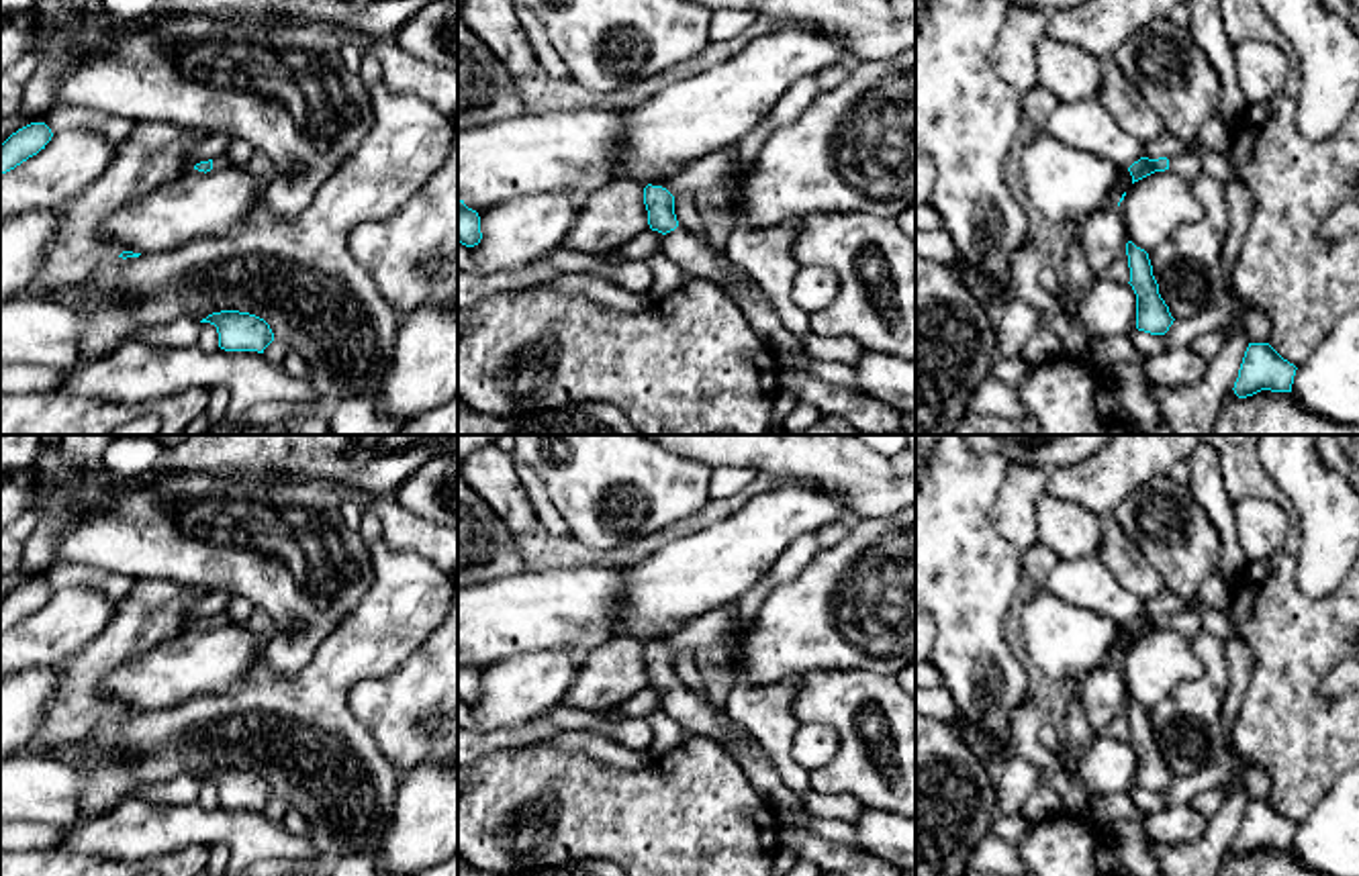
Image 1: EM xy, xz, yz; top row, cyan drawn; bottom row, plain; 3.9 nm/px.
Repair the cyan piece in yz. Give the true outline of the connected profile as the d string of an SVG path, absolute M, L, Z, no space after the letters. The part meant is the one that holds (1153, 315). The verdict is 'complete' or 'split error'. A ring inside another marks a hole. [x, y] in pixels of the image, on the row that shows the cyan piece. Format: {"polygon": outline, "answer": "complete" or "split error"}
{"polygon": "M1128 241L1126 255L1130 267L1128 284L1136 294L1136 329L1151 335L1165 335L1175 319L1159 294L1149 253Z", "answer": "complete"}

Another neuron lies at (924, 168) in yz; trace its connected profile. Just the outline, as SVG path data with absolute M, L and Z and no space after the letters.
M916 149L916 206L930 204L936 167L928 153Z

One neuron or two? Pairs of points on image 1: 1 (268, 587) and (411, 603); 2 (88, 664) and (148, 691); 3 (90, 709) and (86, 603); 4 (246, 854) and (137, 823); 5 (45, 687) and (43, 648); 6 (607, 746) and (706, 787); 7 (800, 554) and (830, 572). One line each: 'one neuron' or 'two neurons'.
1: two neurons
2: two neurons
3: two neurons
4: one neuron
5: two neurons
6: two neurons
7: two neurons

